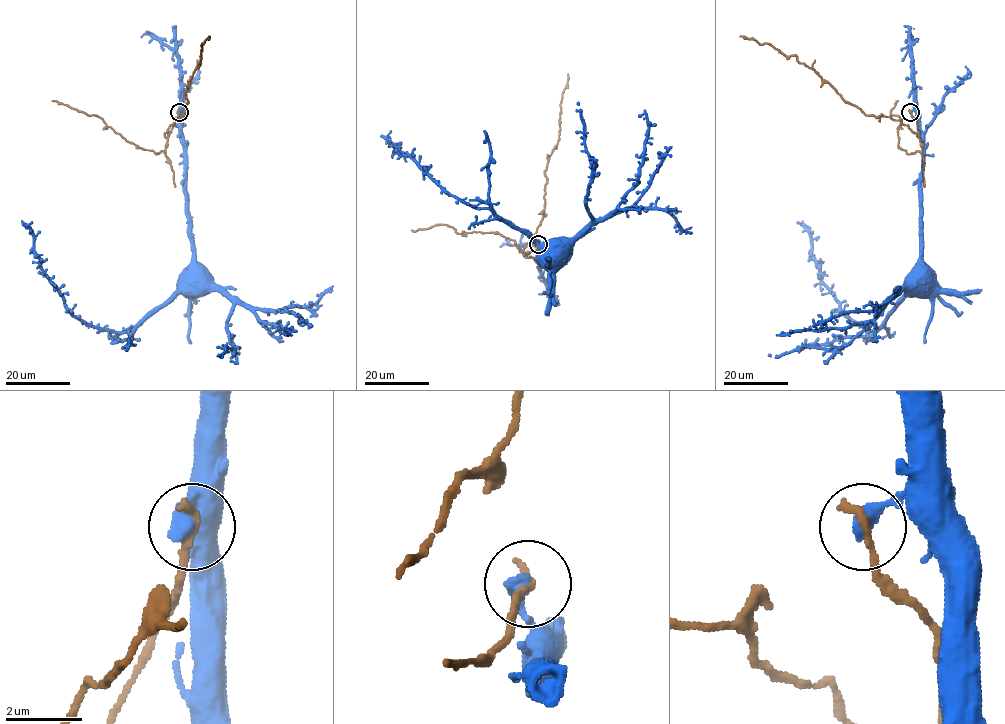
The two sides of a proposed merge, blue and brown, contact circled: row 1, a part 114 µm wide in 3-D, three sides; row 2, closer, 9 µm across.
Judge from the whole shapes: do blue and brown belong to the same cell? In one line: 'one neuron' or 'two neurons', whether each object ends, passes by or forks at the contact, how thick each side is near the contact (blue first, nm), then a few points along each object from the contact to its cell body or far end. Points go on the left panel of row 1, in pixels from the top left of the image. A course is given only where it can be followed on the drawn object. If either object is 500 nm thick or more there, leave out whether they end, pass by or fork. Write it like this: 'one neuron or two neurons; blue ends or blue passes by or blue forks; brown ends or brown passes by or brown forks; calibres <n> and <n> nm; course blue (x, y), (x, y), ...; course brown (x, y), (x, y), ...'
two neurons; blue ends; brown ends; calibres 480 and 240 nm; course blue (179, 112), (192, 262), (180, 288), (131, 330), (88, 326), (68, 309), (34, 251), (31, 222); course brown (179, 112), (166, 137), (168, 127), (186, 115), (188, 80), (200, 65), (201, 44), (209, 36)

